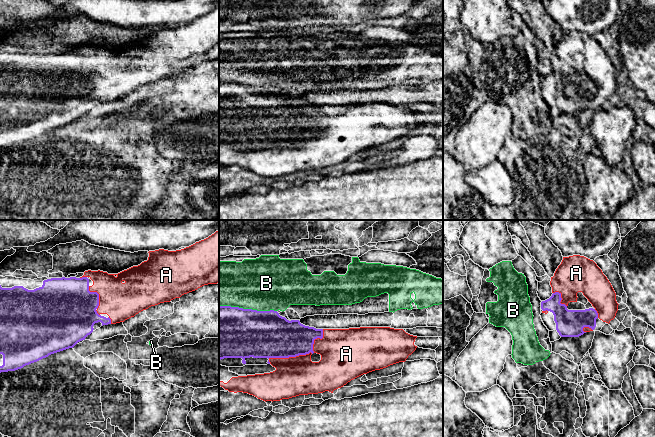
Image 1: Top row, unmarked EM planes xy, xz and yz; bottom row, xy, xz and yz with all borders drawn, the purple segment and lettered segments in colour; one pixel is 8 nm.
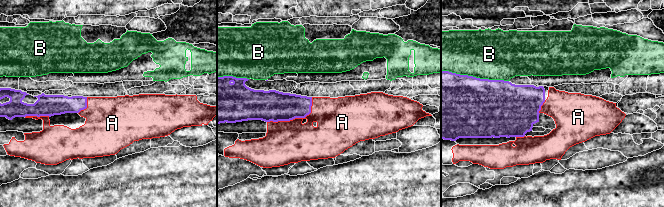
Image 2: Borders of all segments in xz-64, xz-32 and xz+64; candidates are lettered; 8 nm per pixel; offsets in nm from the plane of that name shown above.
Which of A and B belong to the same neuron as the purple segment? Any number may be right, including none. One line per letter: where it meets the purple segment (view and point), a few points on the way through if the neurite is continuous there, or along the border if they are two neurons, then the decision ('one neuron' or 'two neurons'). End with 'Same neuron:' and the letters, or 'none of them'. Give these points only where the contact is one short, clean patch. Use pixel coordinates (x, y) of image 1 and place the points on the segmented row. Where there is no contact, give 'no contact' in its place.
A: contact xz (304, 354); one neuron
B: contact xz (248, 309); two neurons
Same neuron: A

